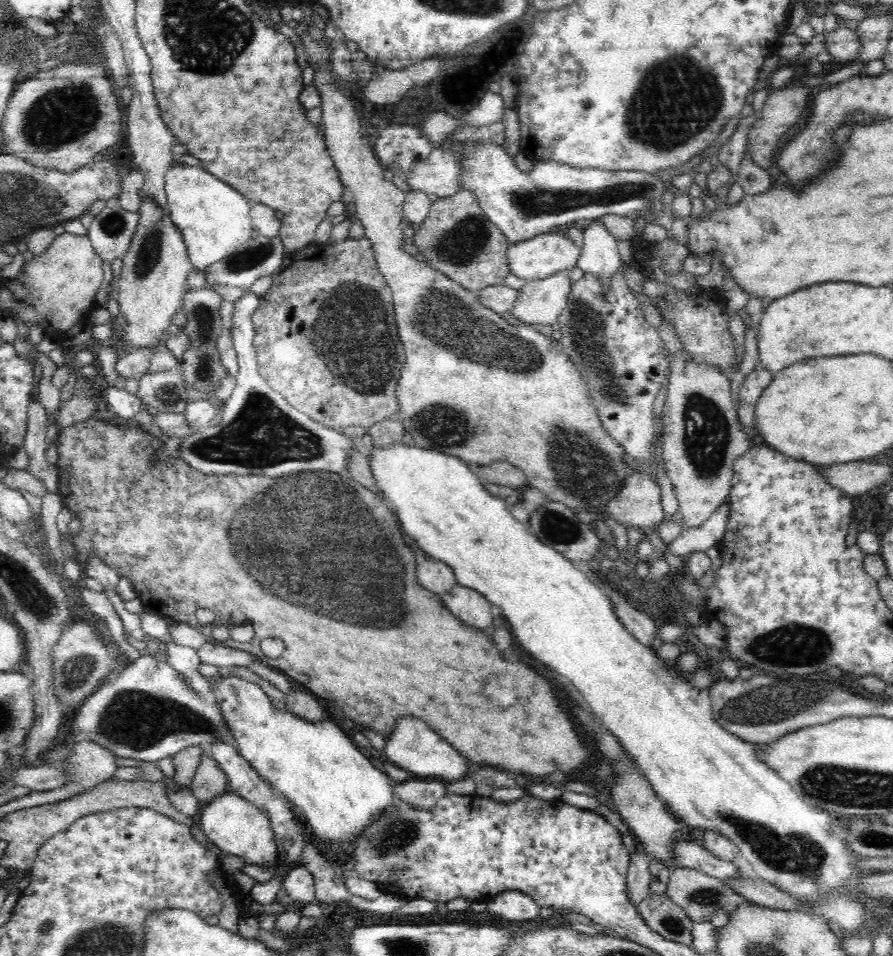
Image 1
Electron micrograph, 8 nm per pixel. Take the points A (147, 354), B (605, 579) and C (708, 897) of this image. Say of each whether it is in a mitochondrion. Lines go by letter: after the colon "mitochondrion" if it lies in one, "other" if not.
A: other
B: other
C: mitochondrion

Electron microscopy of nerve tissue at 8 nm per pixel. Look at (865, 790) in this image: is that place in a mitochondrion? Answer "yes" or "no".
yes

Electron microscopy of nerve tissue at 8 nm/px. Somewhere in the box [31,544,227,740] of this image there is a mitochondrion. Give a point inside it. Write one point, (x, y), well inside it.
(78, 671)

